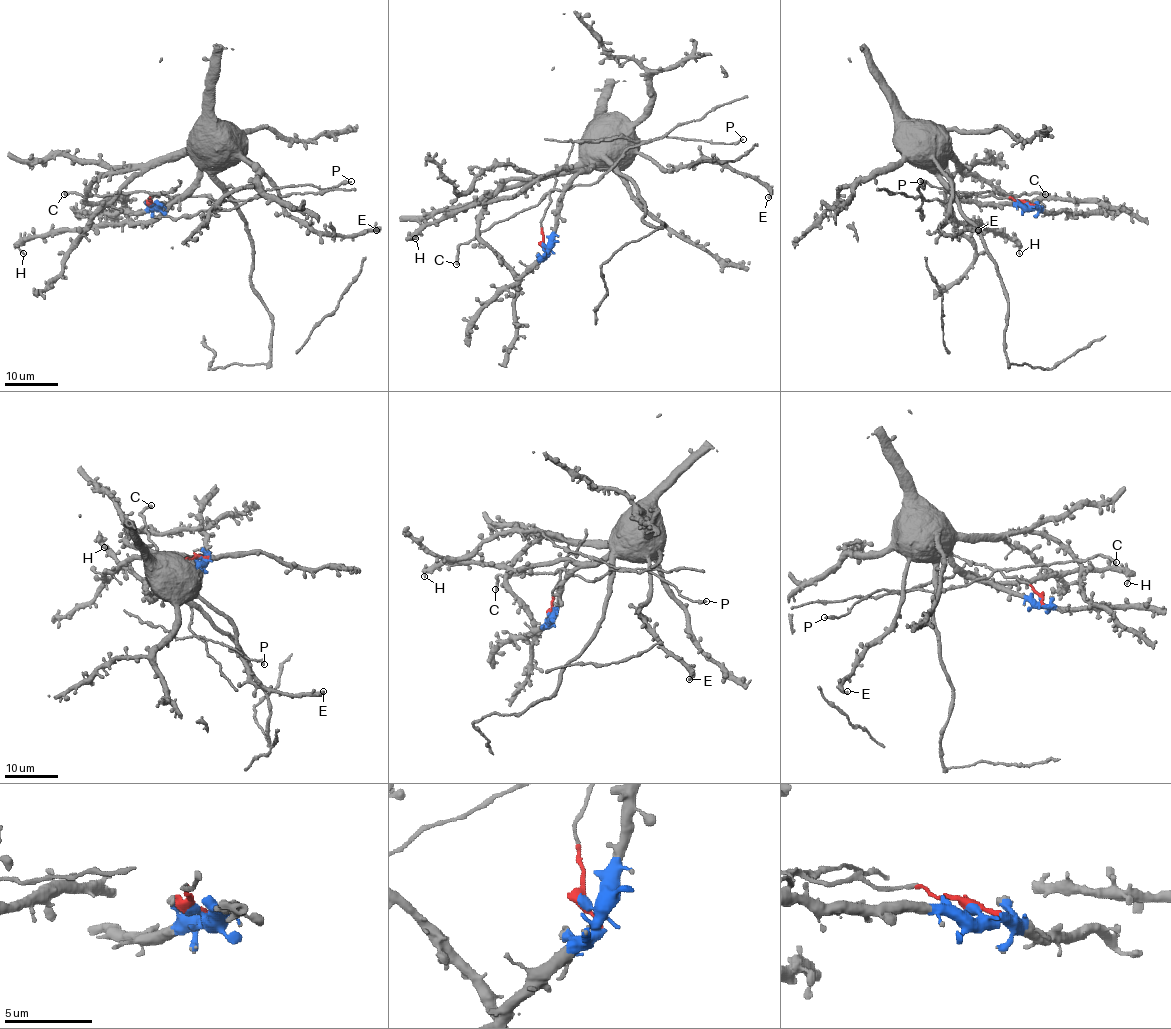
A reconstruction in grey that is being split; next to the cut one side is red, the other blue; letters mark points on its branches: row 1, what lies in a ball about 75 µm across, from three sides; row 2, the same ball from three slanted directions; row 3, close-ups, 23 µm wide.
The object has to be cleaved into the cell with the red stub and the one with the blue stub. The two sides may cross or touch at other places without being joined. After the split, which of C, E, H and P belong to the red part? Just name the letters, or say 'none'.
C, P

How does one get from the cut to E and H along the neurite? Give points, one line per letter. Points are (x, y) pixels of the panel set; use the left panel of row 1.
E: (152, 203), (176, 202), (203, 167), (248, 159), (277, 191), (287, 211), (314, 231), (347, 235), (376, 230)
H: (152, 203), (155, 207), (181, 196), (145, 222), (104, 223), (30, 235), (18, 247), (24, 254)

